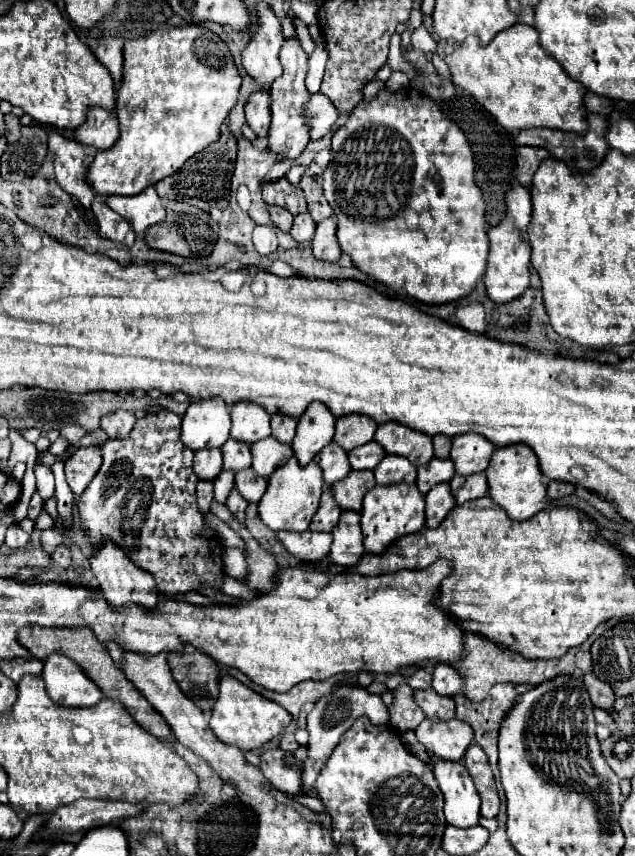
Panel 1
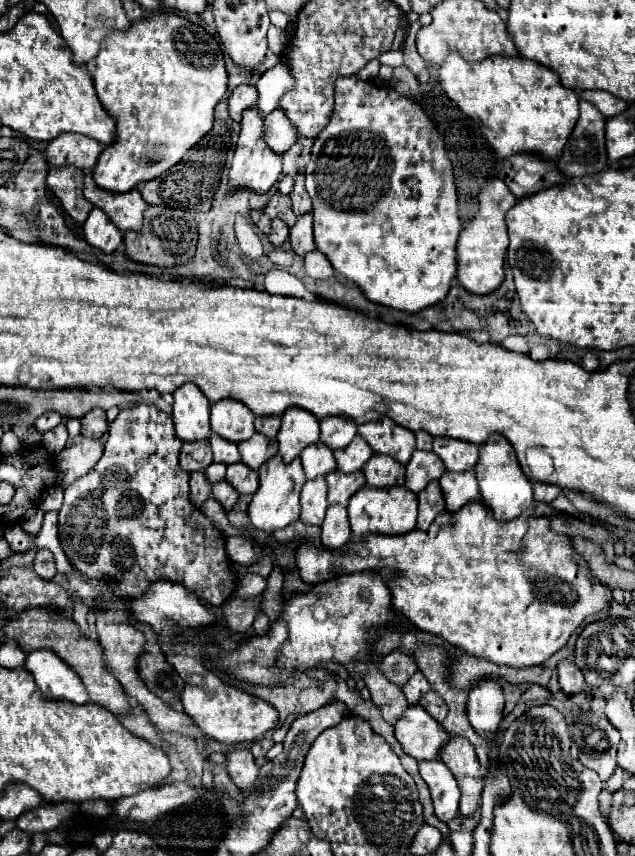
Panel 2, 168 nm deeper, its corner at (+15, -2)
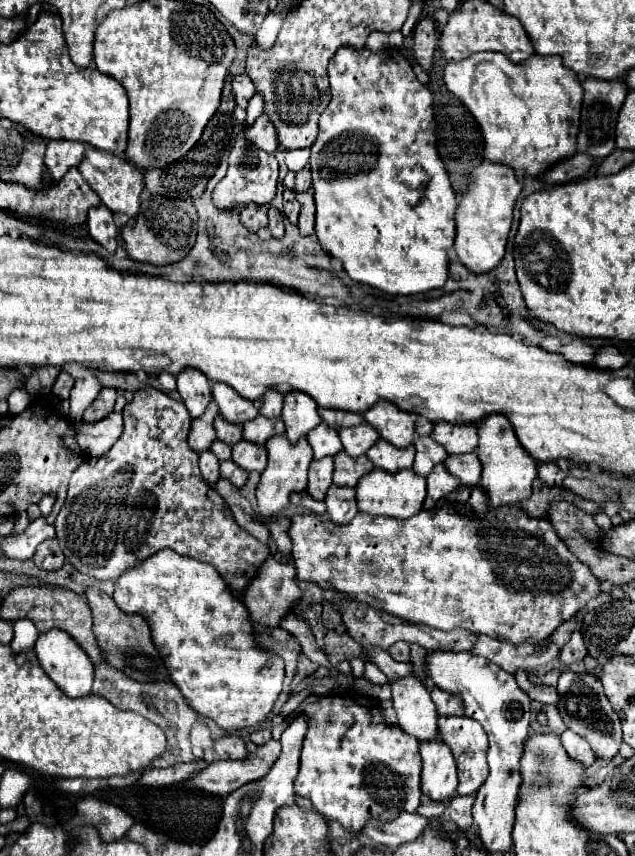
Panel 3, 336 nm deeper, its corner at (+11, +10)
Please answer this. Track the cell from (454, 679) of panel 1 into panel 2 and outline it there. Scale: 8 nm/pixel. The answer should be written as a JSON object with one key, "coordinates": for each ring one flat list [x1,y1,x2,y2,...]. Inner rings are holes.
{"coordinates":[[416,671,416,673,406,681,406,685,402,687,402,691,404,691,406,701,408,701,410,705,416,705,416,703,420,701,420,697,422,697,426,691,430,691,430,685,428,685,426,677,424,677,420,671]]}

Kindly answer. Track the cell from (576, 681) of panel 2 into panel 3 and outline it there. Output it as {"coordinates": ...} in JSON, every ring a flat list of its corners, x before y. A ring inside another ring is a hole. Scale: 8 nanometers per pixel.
{"coordinates":[[574,631,568,639,568,643,560,651,560,661,562,661,562,665,570,667,572,663,580,663,584,657,586,657,586,645,582,641,582,633]]}

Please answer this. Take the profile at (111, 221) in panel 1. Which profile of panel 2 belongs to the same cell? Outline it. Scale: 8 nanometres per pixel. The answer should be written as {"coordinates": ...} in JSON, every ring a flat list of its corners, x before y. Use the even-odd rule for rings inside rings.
{"coordinates":[[98,207,90,211,84,223,84,237,92,247,100,249,102,253,114,253,122,243,122,233,114,227,108,215]]}

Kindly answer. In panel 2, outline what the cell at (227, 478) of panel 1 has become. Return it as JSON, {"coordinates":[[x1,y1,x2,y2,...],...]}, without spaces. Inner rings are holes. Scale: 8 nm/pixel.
{"coordinates":[[212,463,212,465,206,469,206,477,210,479,210,483,222,481,224,475,226,475,226,465,224,465,224,463]]}

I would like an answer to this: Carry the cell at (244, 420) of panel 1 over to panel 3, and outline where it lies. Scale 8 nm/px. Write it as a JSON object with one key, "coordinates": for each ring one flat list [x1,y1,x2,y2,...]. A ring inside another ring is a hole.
{"coordinates":[[214,383,212,395,218,405,218,413,228,423,244,425,246,421,250,421,258,415,258,409,254,407,254,403,248,403,248,399,236,395,236,391,232,391,232,387,228,387,226,383]]}

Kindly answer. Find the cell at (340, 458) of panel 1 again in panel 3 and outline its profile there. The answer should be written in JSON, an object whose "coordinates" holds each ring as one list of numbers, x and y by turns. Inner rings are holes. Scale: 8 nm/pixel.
{"coordinates":[[320,423,318,427,314,427,308,435,306,435,308,443,314,449,314,459,322,459,322,457,334,457,342,451,342,443,338,439,338,431,328,427,326,423]]}

